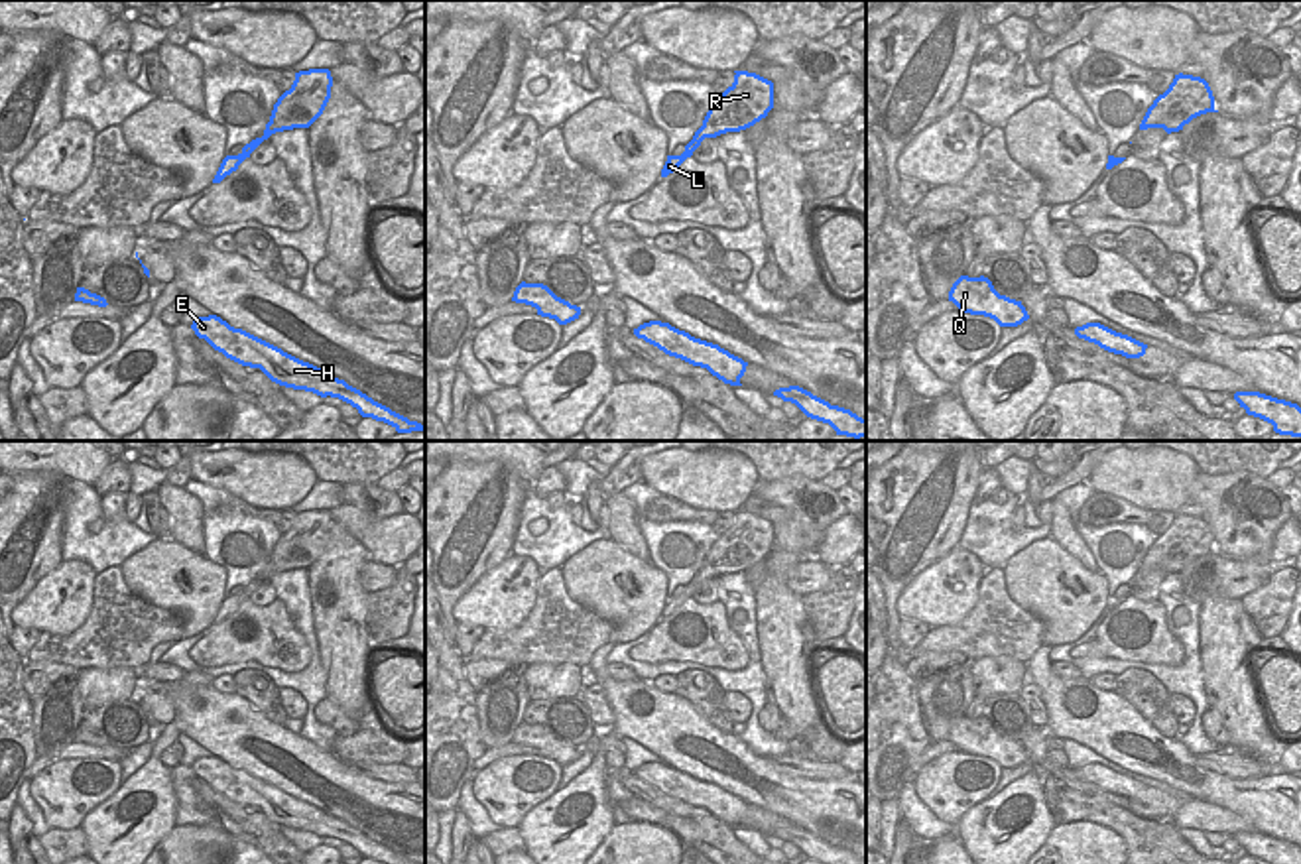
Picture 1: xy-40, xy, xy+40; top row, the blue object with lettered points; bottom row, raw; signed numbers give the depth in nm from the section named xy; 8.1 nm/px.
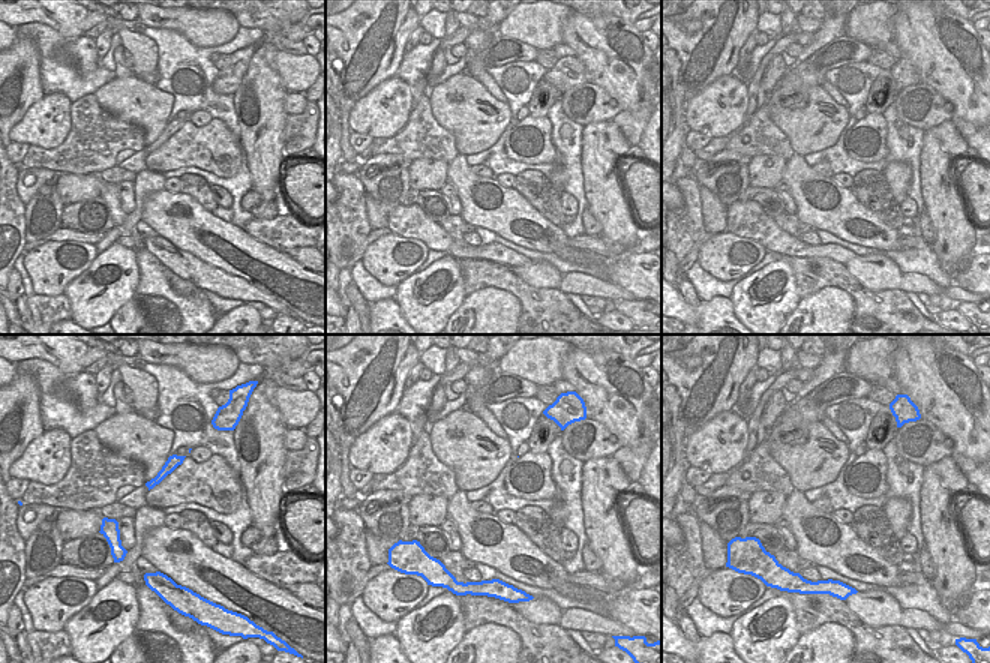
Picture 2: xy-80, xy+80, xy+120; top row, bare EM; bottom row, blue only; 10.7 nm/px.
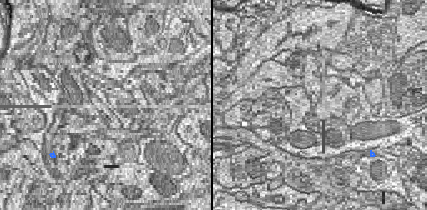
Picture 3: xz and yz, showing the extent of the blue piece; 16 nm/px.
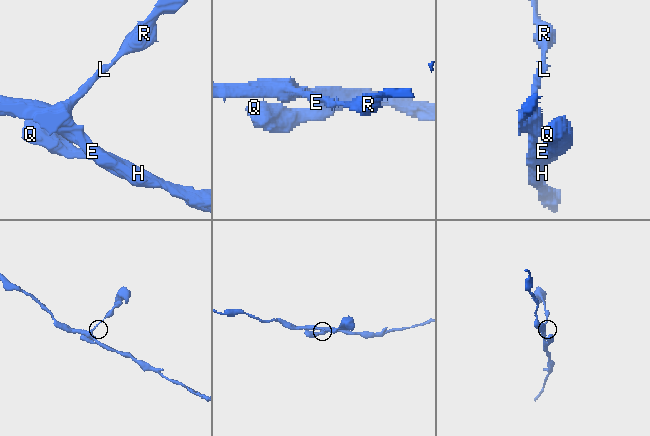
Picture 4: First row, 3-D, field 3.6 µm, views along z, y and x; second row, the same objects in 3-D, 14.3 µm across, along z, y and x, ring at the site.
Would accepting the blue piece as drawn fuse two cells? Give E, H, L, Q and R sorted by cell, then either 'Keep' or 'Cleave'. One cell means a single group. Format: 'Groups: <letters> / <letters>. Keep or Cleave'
Groups: E H L Q R. Keep

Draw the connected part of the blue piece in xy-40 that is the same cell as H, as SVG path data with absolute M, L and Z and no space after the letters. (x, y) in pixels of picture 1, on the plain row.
M217 756L195 760L191 770L226 799L242 807L260 809L279 827L313 833L321 838L339 838L356 848L362 858L372 858L376 862L417 864L374 842L344 821L339 821L242 770L230 768Z

